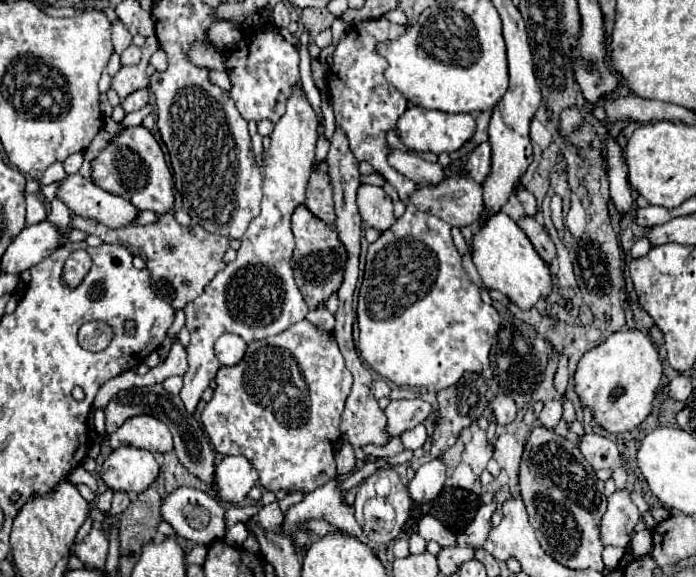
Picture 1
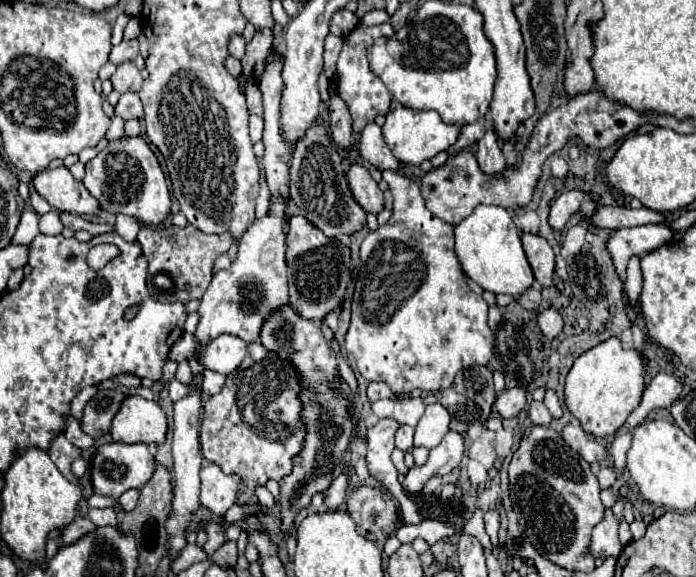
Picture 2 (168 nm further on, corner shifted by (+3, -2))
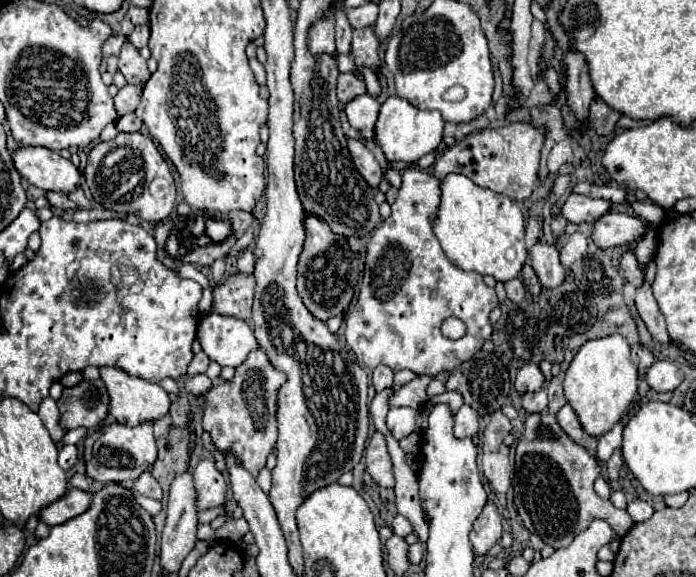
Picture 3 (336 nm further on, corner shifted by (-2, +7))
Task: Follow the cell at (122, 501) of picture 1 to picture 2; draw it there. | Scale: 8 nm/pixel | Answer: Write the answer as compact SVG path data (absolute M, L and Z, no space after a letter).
M128 490L128 492L124 492L124 494L118 498L118 502L120 502L120 504L122 504L122 508L124 508L124 512L130 512L130 510L134 510L134 508L136 508L138 496L140 496L140 492L138 492L138 490Z

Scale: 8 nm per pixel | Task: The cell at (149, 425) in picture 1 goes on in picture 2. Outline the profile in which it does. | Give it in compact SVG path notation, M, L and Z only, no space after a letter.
M126 396L110 428L114 442L162 444L166 438L166 414L156 400Z

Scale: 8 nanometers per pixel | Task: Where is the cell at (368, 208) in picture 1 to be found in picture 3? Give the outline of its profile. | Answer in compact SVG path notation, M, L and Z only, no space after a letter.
M349 139L349 153L351 153L351 159L357 167L357 171L361 173L361 177L371 185L371 187L379 187L379 183L383 181L383 171L381 171L381 165L375 161L373 153L357 139Z

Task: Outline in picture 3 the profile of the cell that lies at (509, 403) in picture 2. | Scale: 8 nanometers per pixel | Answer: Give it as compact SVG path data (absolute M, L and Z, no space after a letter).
M523 365L519 371L517 371L517 377L515 377L515 389L519 395L523 393L529 393L529 391L539 391L545 387L545 379L543 379L543 373L537 365Z

